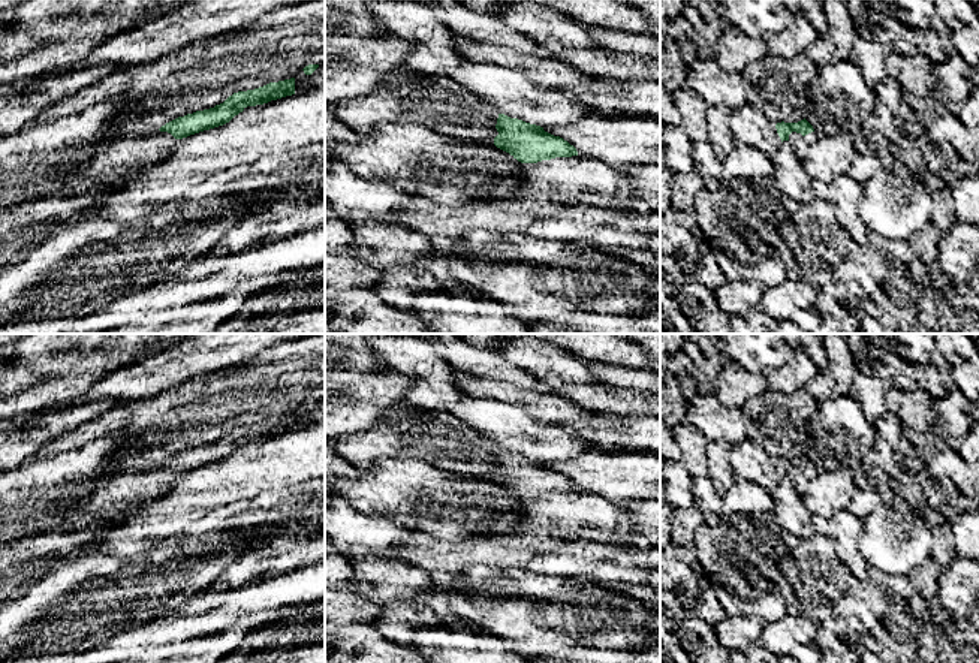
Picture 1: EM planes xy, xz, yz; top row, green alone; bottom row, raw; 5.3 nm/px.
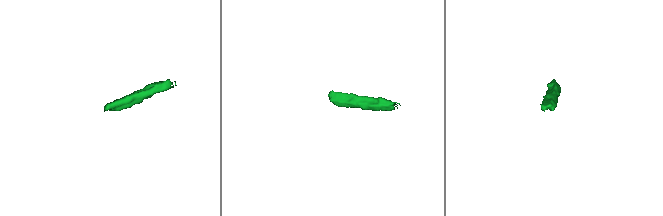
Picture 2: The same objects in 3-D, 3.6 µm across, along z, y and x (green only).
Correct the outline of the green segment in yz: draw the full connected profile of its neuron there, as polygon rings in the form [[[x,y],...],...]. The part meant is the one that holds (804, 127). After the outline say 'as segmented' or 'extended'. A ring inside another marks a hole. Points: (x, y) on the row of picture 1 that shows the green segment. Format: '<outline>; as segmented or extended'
[[[805,118],[798,123],[777,123],[775,129],[781,142],[789,141],[793,145],[799,160],[804,160],[811,144],[817,139],[813,126]]]; extended

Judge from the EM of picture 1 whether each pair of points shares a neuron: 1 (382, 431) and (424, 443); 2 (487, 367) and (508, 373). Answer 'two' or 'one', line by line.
1: one
2: one

